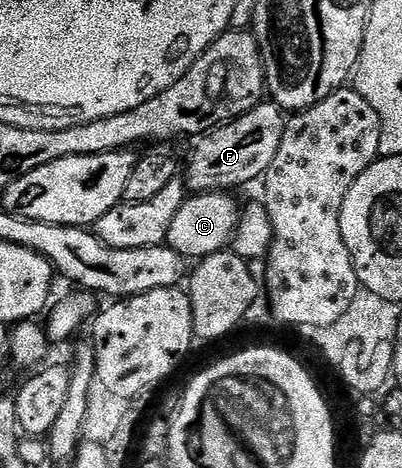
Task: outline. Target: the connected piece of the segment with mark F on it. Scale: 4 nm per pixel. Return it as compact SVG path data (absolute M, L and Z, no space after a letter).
M264 101L233 122L208 131L196 142L199 144L196 145L191 160L185 163L185 186L188 192L227 193L235 189L231 187L243 187L254 179L255 182L262 180L269 165L273 165L273 157L277 157L277 149L281 149L284 122L284 112L280 111L274 103Z

